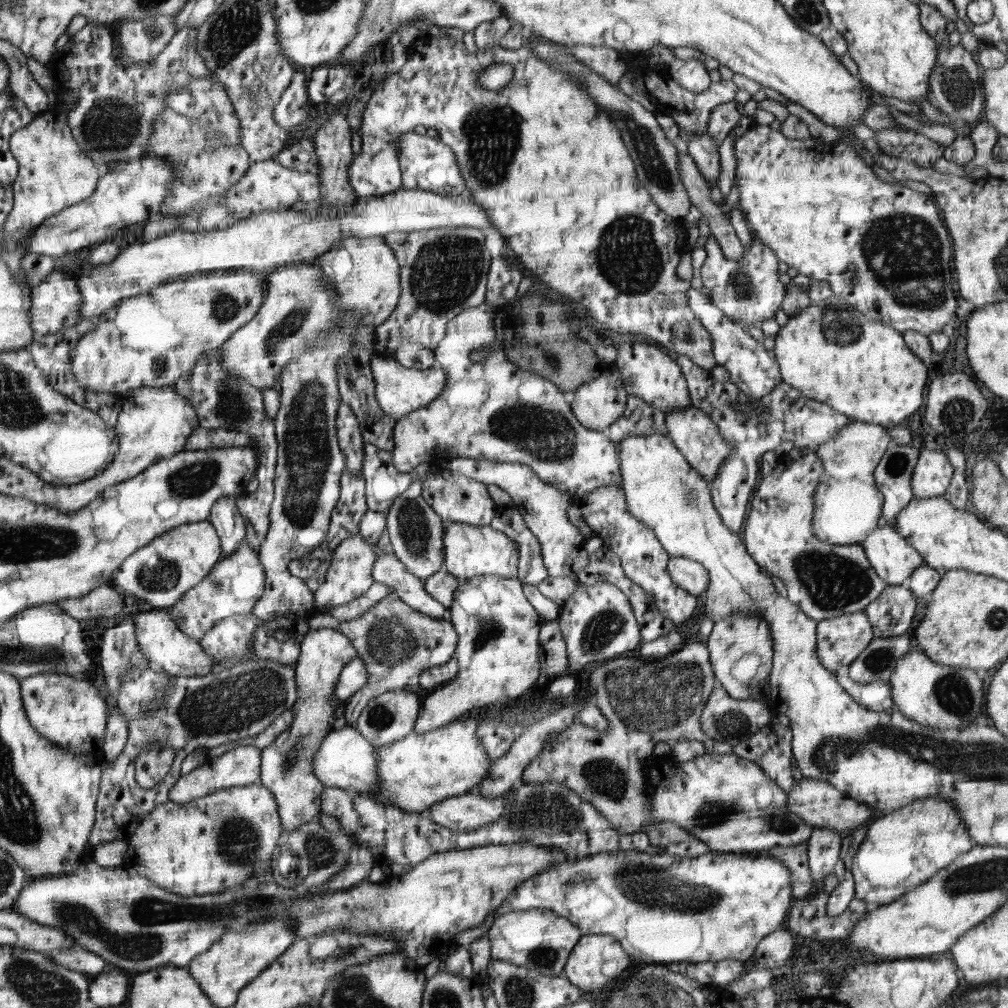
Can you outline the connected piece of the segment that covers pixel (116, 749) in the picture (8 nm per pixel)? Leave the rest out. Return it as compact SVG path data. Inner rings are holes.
M114 704L114 709L110 713L108 732L104 743L102 743L104 765L113 763L120 756L126 742L128 742L127 718L119 706Z

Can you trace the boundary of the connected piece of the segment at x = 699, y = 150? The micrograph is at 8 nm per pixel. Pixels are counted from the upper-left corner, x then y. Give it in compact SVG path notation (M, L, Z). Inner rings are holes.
M694 136L688 140L688 154L695 160L703 177L714 185L720 176L720 152L712 136Z

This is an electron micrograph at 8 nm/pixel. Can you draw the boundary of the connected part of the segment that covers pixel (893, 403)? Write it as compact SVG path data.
M836 295L814 302L790 316L775 336L773 351L784 383L796 388L805 398L824 402L838 413L852 416L852 420L872 422L874 418L874 424L892 427L912 416L924 404L924 388L928 384L926 361L910 352L902 332L867 317Z

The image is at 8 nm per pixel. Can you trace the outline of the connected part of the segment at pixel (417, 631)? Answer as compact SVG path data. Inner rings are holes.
M394 590L385 591L381 599L360 617L352 621L339 621L327 612L312 612L304 617L309 630L330 628L342 631L353 642L360 659L368 670L368 681L346 702L341 723L356 725L362 710L374 697L388 691L401 690L406 684L432 666L442 666L456 658L460 644L456 627L448 618L430 618L402 602Z

